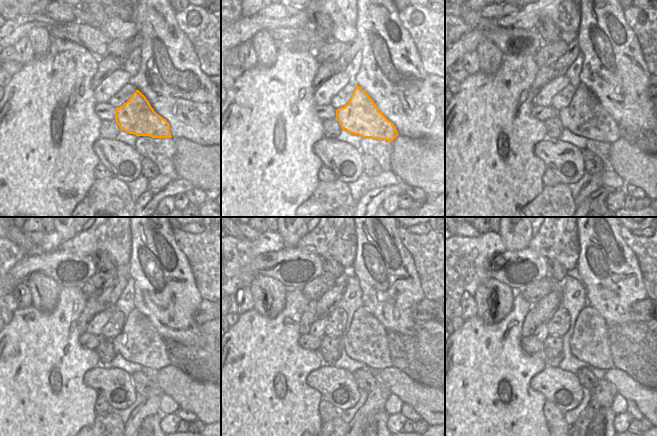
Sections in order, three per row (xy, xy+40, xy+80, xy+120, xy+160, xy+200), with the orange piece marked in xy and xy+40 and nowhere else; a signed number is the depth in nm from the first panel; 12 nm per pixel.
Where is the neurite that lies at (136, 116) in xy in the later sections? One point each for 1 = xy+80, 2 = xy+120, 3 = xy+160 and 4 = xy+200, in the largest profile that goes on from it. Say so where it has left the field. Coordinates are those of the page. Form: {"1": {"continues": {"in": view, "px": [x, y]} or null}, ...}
{"1": {"continues": {"in": "xy+80", "px": [585, 116]}}, "2": {"continues": {"in": "xy+120", "px": [139, 342]}}, "3": {"continues": {"in": "xy+160", "px": [365, 341]}}, "4": {"continues": {"in": "xy+200", "px": [589, 343]}}}

